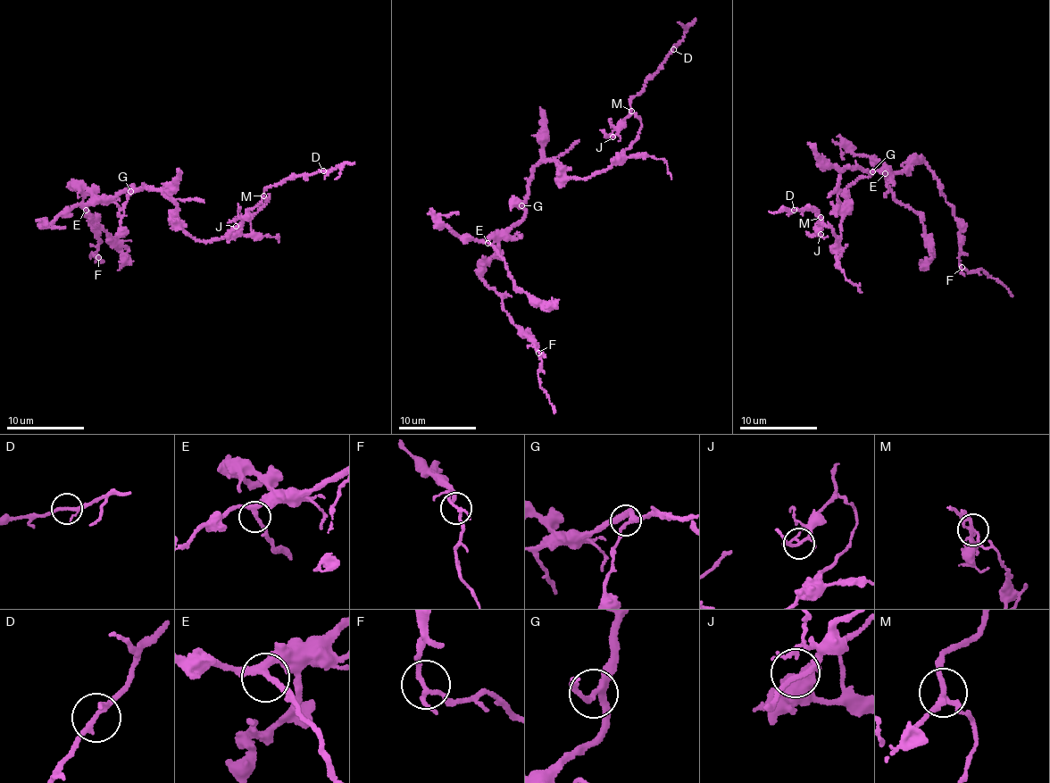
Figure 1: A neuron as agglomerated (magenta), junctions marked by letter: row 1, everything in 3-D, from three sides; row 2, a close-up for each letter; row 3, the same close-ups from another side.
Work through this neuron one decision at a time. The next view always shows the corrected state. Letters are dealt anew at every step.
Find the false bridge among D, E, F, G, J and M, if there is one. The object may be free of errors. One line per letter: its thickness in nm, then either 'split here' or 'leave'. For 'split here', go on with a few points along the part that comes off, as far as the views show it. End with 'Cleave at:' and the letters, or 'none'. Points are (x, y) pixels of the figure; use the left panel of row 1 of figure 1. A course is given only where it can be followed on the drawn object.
D: 170 nm thick; leave
E: 200 nm thick; leave
F: 160 nm thick; leave
G: 240 nm thick; leave
J: 150 nm thick; leave
M: 180 nm thick; split here; foreign part runs (263, 195), (263, 188), (270, 186), (342, 167), (335, 179)
Cleave at: M

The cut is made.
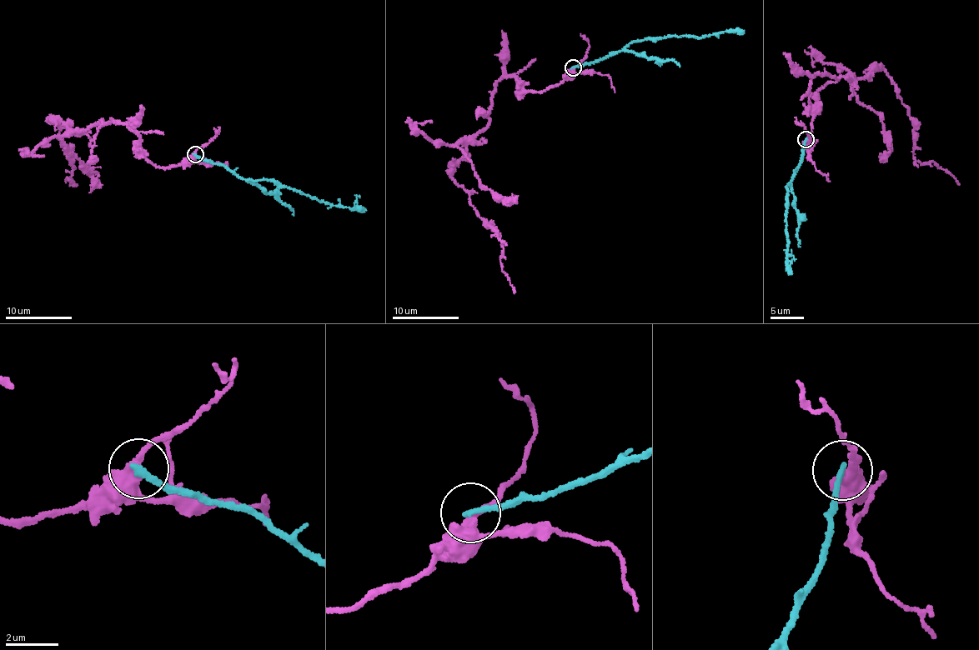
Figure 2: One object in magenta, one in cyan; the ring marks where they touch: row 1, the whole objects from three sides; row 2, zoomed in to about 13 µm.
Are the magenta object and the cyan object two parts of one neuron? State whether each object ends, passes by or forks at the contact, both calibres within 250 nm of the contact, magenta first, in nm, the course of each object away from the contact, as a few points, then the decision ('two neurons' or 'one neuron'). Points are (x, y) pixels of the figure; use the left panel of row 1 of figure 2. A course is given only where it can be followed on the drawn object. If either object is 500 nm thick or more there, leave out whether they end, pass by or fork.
magenta passes by; cyan ends; calibres 400 and 240 nm; course magenta (194, 153), (159, 168), (117, 121), (72, 131), (50, 119), (72, 167), (69, 186); course cyan (194, 154), (224, 165), (242, 178), (273, 178), (283, 186), (333, 206), (353, 208), (359, 197); two neurons

